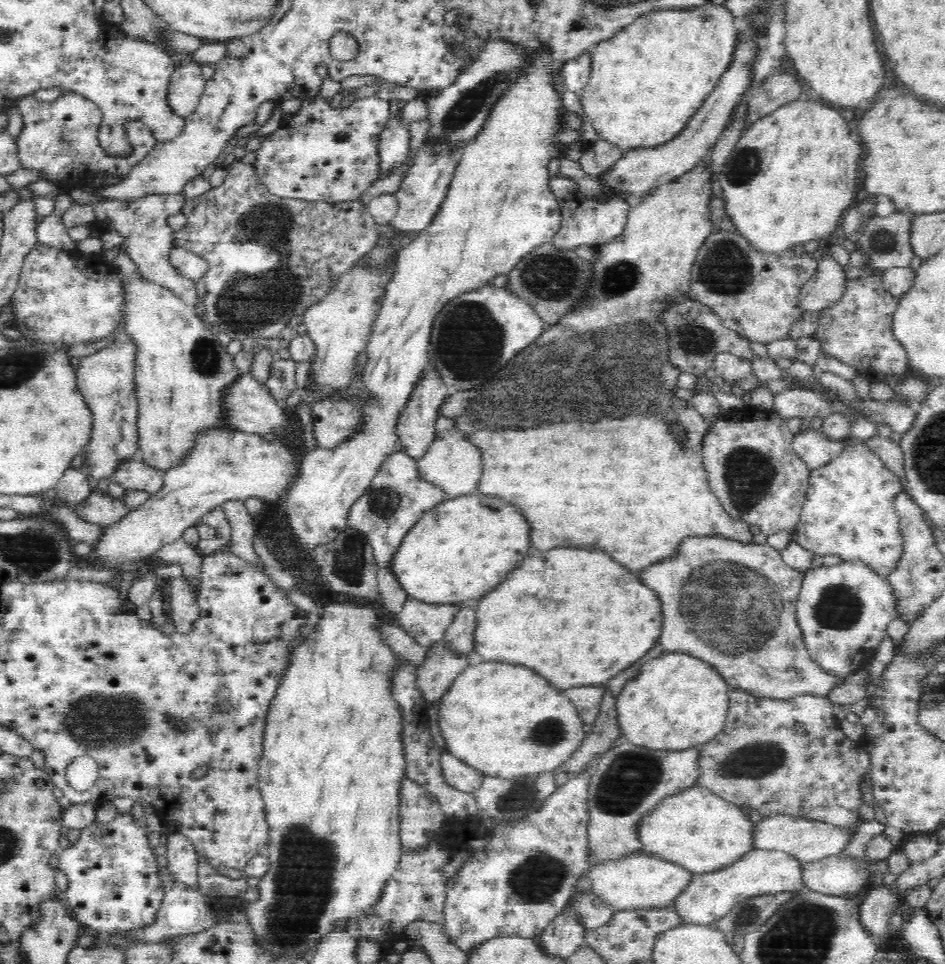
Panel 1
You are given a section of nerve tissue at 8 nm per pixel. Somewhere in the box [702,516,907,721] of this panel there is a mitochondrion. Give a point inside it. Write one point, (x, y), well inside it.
(839, 607)

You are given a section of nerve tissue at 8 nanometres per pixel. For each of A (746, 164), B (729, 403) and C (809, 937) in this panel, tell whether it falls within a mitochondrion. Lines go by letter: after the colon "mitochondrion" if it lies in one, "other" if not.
A: mitochondrion
B: other
C: mitochondrion

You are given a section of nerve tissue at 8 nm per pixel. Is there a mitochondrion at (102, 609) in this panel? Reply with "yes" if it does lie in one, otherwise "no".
no

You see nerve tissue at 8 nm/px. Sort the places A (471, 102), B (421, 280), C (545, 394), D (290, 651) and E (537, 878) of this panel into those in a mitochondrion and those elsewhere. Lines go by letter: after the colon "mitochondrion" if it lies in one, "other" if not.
A: mitochondrion
B: other
C: mitochondrion
D: other
E: mitochondrion

